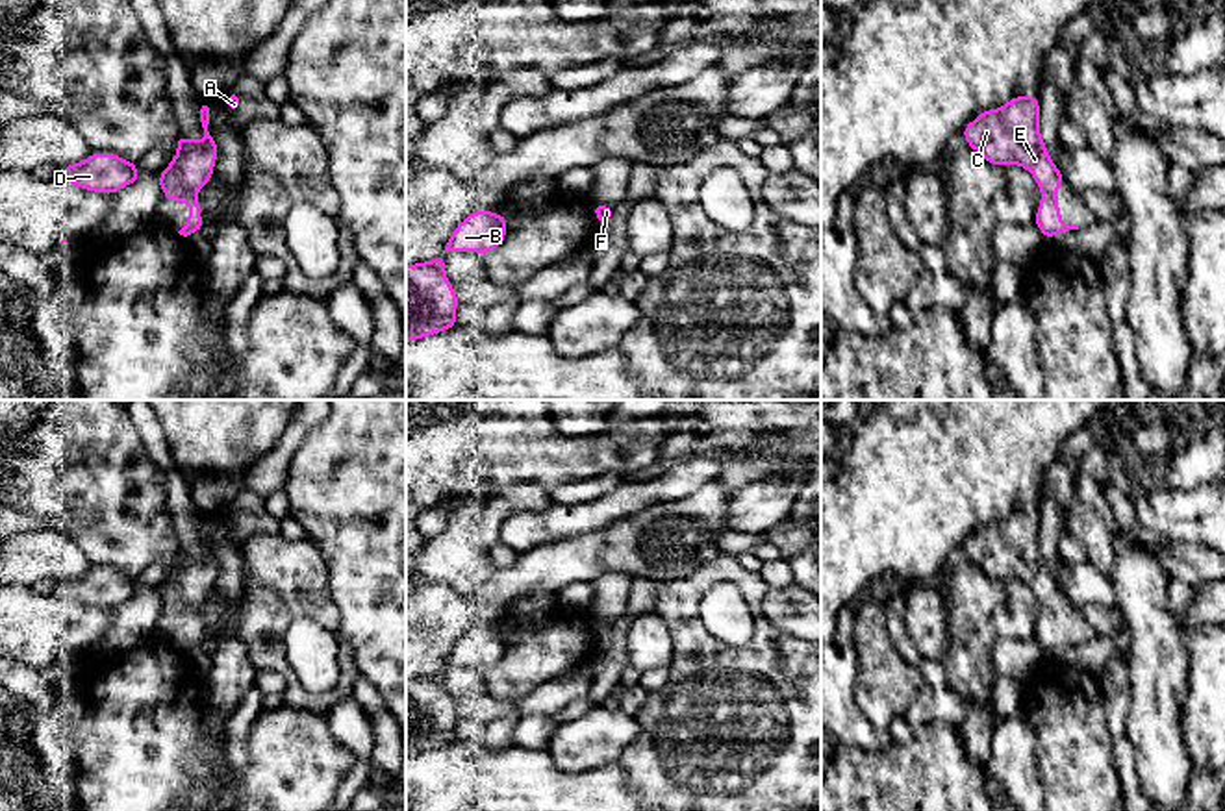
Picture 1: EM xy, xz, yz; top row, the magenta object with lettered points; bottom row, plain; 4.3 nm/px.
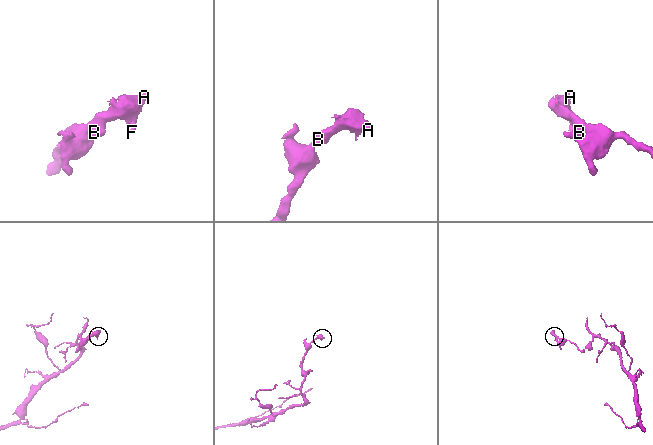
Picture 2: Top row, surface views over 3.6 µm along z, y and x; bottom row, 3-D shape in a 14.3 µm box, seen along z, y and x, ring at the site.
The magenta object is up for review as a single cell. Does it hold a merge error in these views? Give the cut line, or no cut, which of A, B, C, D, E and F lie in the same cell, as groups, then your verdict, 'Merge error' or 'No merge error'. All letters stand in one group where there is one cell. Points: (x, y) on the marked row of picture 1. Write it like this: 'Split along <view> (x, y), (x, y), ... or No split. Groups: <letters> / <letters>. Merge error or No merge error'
No split. Groups: A B C D E F. No merge error

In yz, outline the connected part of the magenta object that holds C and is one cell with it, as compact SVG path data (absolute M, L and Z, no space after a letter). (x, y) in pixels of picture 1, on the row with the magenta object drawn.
M1014 96L999 109L982 111L962 130L967 146L975 148L991 165L1021 165L1042 189L1042 206L1036 209L1036 226L1049 241L1056 233L1079 230L1060 220L1056 191L1064 183L1058 167L1051 161L1040 137L1038 96Z

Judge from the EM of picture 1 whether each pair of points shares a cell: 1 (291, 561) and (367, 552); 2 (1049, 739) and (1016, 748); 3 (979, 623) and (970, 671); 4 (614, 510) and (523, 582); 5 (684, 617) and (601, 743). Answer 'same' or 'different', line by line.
1: different
2: different
3: same
4: different
5: different

